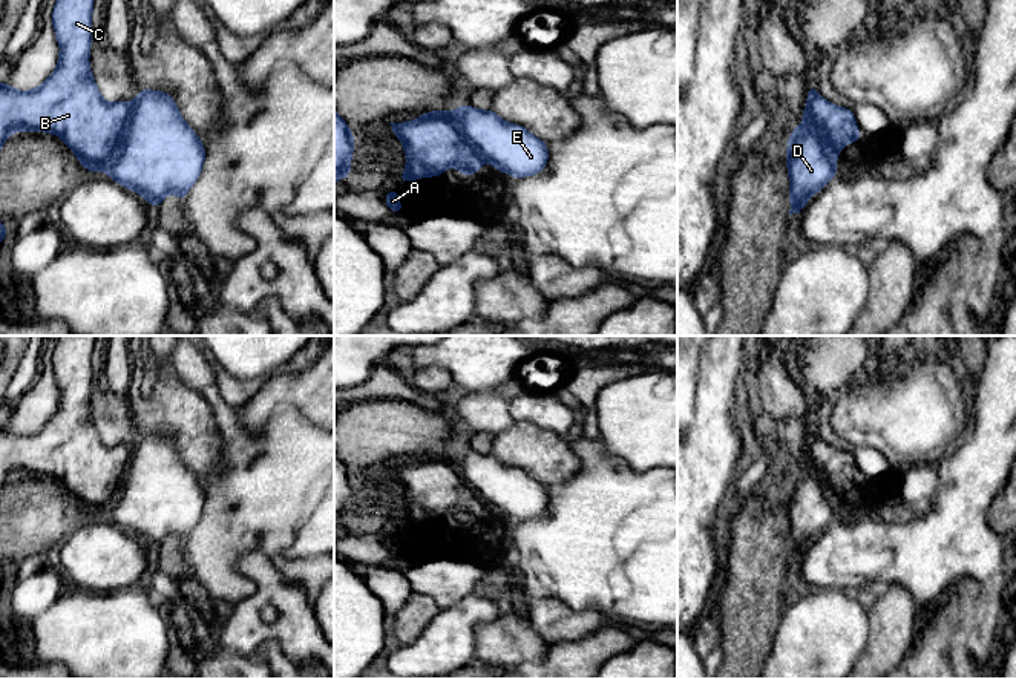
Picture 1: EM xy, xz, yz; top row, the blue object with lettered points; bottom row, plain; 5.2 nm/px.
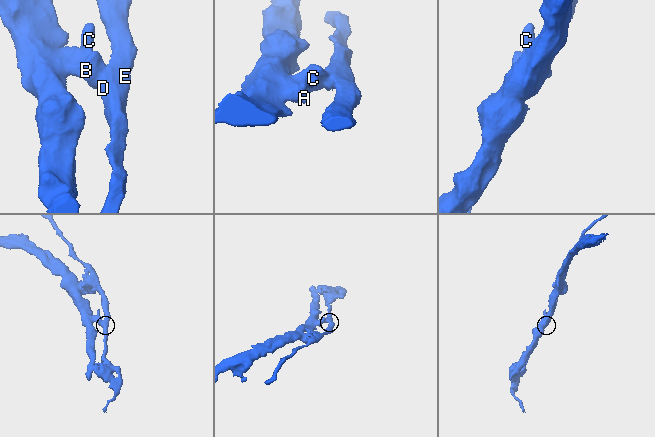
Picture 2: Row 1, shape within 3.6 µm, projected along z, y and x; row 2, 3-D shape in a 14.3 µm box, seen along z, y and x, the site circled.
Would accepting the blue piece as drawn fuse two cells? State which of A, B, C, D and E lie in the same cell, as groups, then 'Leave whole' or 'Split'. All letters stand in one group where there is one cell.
Groups: A B C / D E. Split

